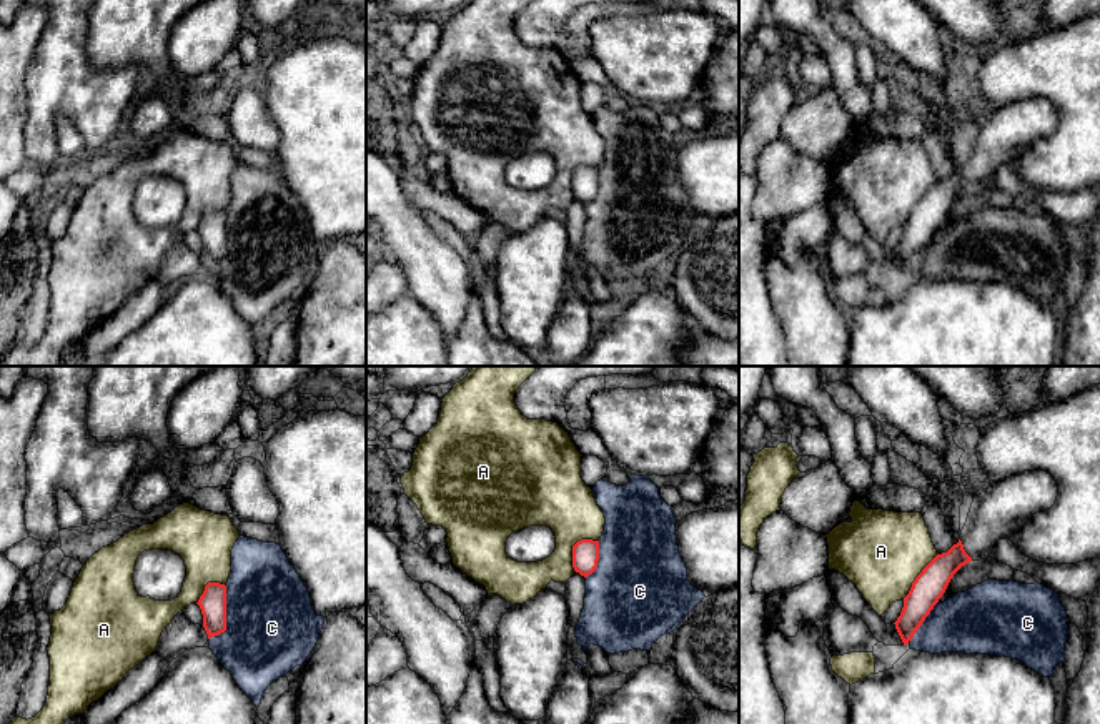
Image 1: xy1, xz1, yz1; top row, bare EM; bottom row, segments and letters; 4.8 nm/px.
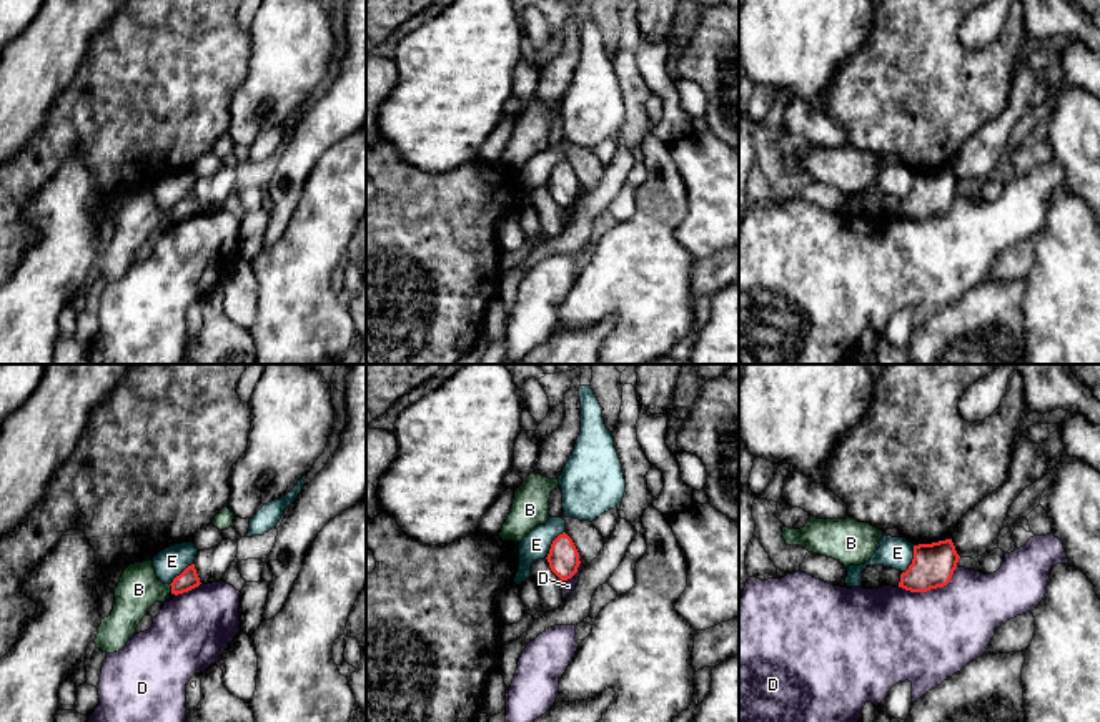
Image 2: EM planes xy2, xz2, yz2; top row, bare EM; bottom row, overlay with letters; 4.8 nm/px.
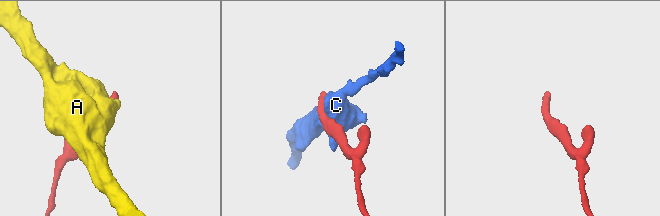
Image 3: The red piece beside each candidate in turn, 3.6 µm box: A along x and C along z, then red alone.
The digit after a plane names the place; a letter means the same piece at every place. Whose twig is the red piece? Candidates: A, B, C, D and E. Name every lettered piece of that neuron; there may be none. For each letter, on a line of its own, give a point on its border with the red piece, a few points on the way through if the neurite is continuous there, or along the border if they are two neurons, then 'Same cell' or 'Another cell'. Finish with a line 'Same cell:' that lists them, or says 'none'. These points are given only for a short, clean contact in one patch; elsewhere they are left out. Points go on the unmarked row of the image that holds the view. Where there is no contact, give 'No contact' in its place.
A: Touches red at xz1 (573, 173). Another cell
B: Touches red at xy2 (172, 215). Another cell
C: Touches red at xy1 (225, 243). Another cell
D: Touches red at yz2 (931, 215). Another cell
E: Touches red at xz2 (551, 172). Boundary: xz2 (564, 158), (553, 168), (546, 185). Another cell
Same cell: none

